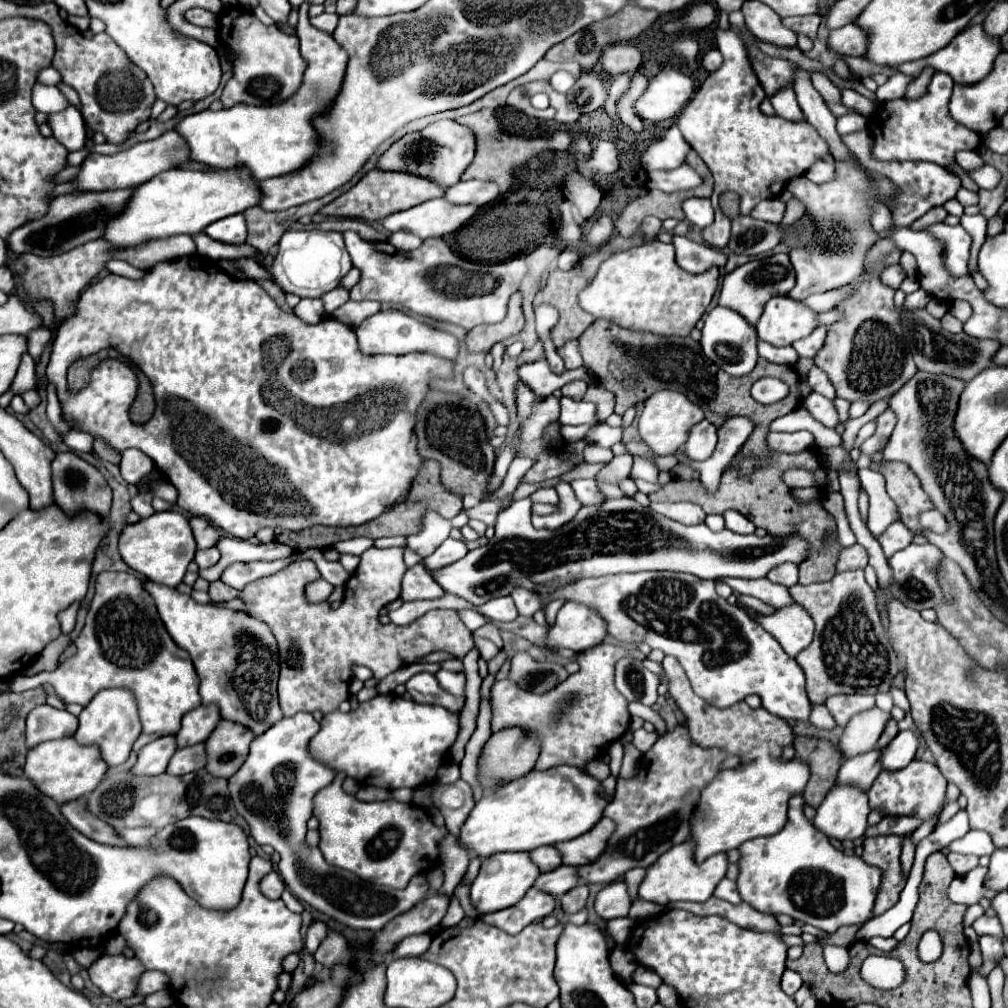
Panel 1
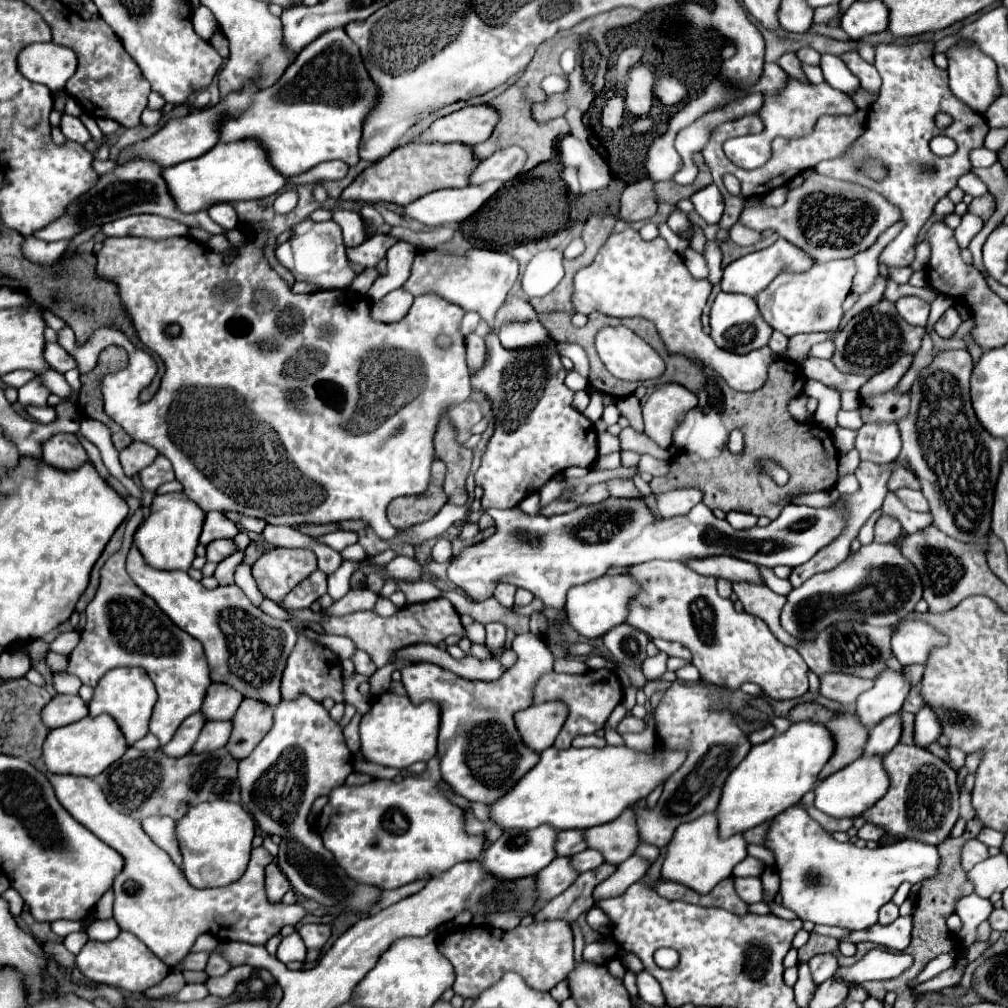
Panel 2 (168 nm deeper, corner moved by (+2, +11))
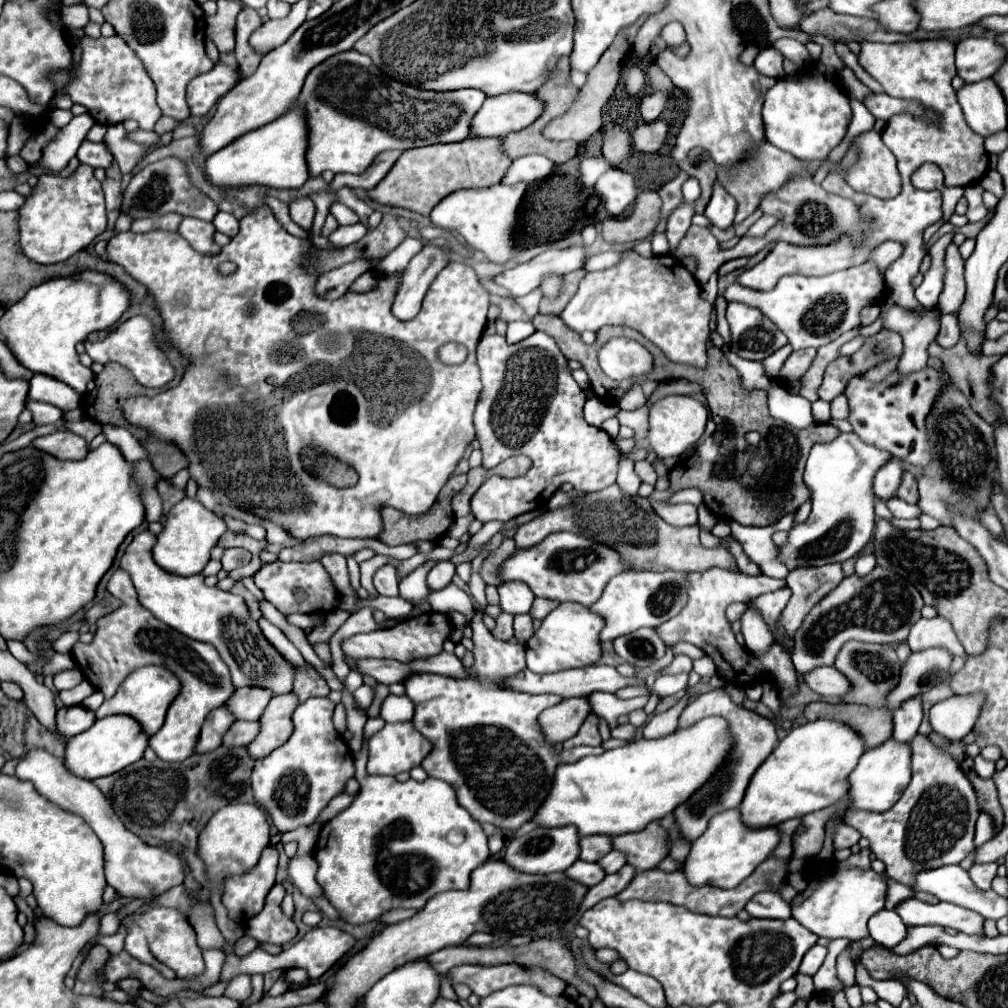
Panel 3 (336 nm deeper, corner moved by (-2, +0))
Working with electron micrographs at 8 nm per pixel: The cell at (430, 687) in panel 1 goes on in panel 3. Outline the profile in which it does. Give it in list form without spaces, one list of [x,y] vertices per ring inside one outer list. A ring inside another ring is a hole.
[[[542,508],[528,512],[506,522],[504,528],[491,538],[471,562],[472,573],[468,586],[479,607],[472,620],[476,624],[472,666],[476,680],[454,680],[438,674],[414,674],[404,682],[406,694],[416,706],[412,722],[434,744],[434,750],[424,758],[422,768],[428,772],[428,776],[448,782],[454,788],[460,806],[464,806],[474,820],[490,822],[502,830],[518,830],[534,816],[550,790],[558,762],[576,762],[588,754],[604,752],[602,746],[576,746],[572,750],[562,750],[558,756],[554,748],[544,742],[536,718],[542,710],[556,706],[562,698],[556,694],[534,696],[498,686],[498,680],[514,676],[526,668],[524,646],[496,640],[484,626],[482,616],[488,603],[484,592],[486,584],[478,576],[480,566],[488,554],[500,546],[505,532],[530,522],[545,510]]]

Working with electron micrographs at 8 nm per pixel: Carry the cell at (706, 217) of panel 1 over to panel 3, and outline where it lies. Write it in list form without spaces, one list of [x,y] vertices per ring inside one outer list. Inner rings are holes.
[[[714,184],[714,192],[706,206],[704,216],[712,222],[712,226],[718,226],[724,230],[732,224],[734,214],[736,214],[736,200],[720,184]]]

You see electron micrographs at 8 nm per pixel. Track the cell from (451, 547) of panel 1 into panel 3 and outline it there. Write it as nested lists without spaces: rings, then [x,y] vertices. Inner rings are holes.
[[[436,562],[436,566],[428,574],[428,588],[430,590],[442,590],[450,584],[454,576],[454,564],[452,562]]]

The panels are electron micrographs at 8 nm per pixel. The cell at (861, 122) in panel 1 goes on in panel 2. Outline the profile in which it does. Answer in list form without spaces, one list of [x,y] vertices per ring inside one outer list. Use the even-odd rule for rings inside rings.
[[[788,77],[786,87],[780,89],[774,95],[764,95],[764,105],[758,111],[758,117],[764,123],[764,129],[774,131],[776,137],[806,137],[808,133],[812,132],[816,121],[822,115],[848,115],[856,111],[854,101],[850,99],[850,95],[830,87],[828,83],[811,84],[802,83],[796,77]],[[788,105],[788,107],[784,107]]]

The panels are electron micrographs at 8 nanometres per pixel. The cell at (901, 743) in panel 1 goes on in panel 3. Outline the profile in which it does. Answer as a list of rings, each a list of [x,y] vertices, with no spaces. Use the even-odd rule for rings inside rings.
[[[952,696],[930,708],[930,726],[936,734],[950,742],[962,740],[974,726],[984,698],[974,696]]]

